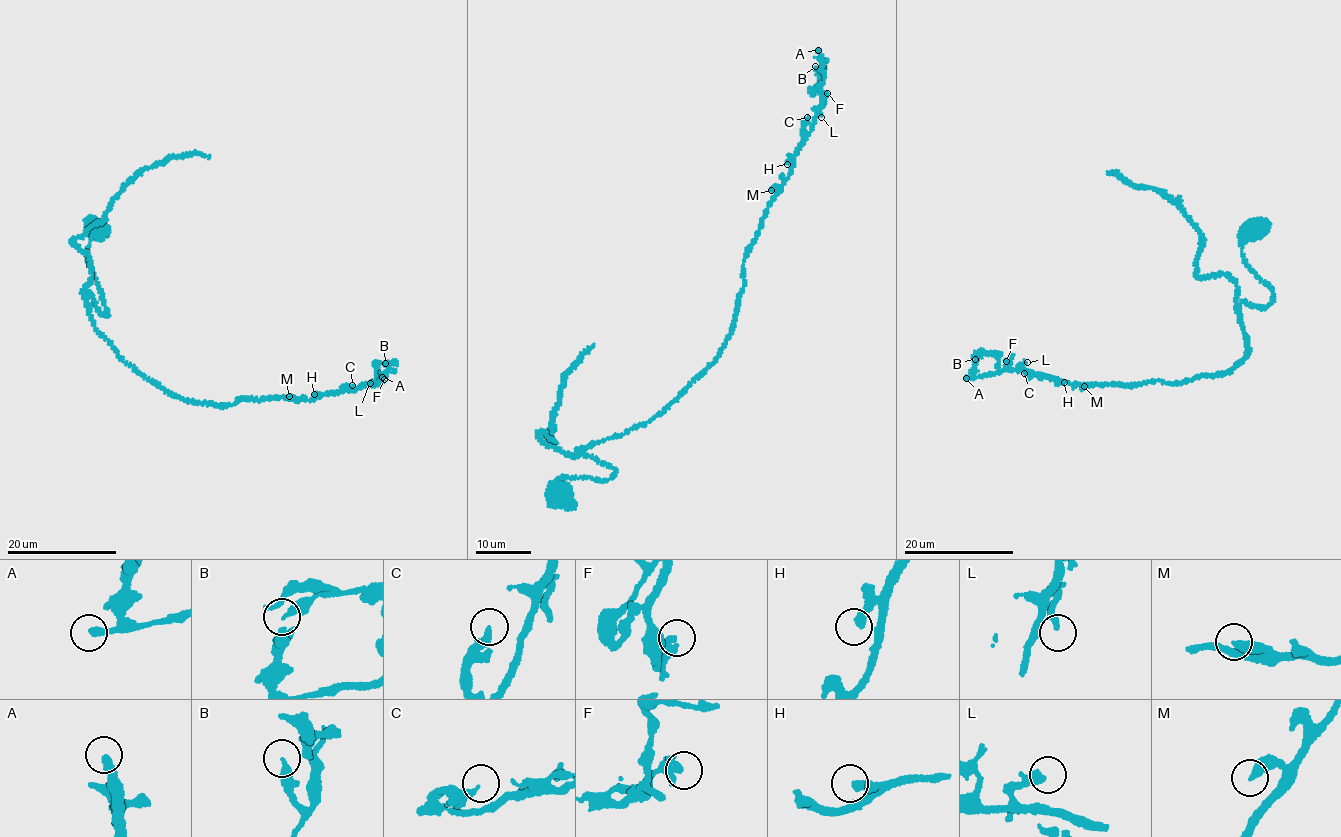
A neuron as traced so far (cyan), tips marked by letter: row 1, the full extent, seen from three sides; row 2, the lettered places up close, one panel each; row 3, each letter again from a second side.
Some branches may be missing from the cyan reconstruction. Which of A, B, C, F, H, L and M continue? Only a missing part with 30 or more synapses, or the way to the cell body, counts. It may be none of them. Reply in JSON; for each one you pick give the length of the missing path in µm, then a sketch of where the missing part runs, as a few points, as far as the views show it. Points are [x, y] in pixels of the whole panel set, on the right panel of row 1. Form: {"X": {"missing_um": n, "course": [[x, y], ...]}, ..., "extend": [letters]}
{"A": {"missing_um": 250}, "extend": ["A"]}

